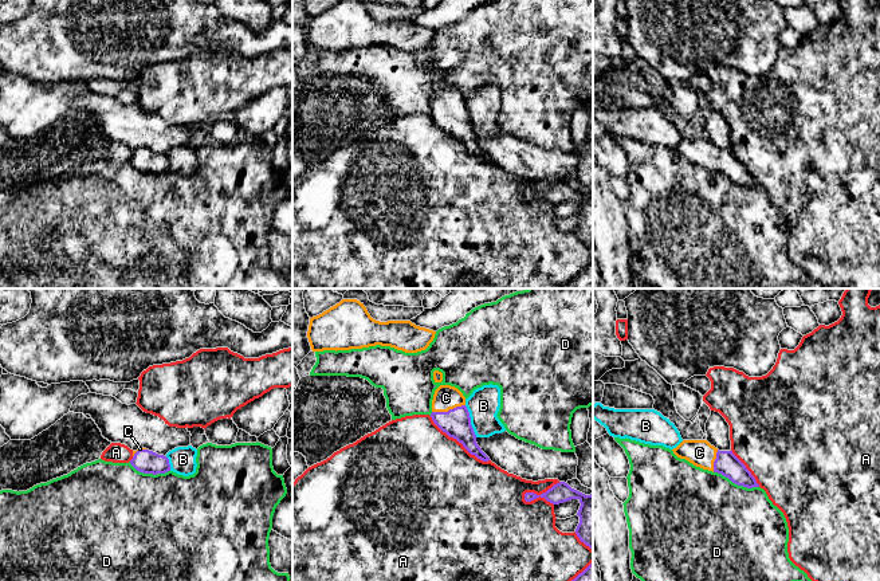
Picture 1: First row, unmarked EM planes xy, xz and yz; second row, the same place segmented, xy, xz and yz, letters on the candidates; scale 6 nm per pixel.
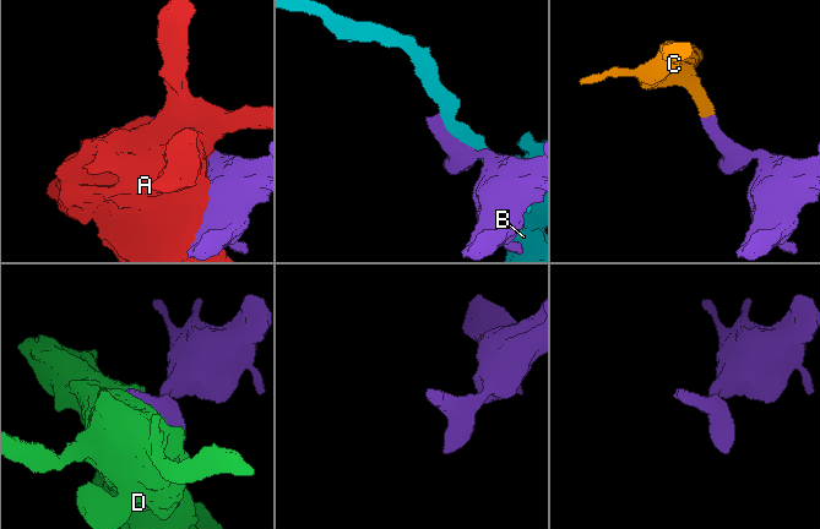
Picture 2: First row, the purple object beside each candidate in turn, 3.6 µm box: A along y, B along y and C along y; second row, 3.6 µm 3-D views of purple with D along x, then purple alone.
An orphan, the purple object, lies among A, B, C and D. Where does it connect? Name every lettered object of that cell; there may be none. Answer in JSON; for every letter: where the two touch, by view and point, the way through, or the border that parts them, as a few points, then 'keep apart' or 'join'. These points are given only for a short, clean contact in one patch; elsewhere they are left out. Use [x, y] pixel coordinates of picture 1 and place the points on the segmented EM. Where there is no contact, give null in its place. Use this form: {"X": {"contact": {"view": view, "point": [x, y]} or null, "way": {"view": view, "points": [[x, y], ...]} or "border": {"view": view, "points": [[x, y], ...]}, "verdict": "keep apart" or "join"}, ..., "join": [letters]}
{"A": {"contact": {"view": "xz", "point": [541, 494]}, "verdict": "keep apart"}, "B": {"contact": {"view": "xz", "point": [470, 421]}, "verdict": "keep apart"}, "C": {"contact": {"view": "xz", "point": [450, 409]}, "way": {"view": "xz", "points": [[456, 423], [450, 409], [446, 397]]}, "verdict": "join"}, "D": {"contact": {"view": "yz", "point": [737, 483]}, "verdict": "keep apart"}, "join": ["C"]}

